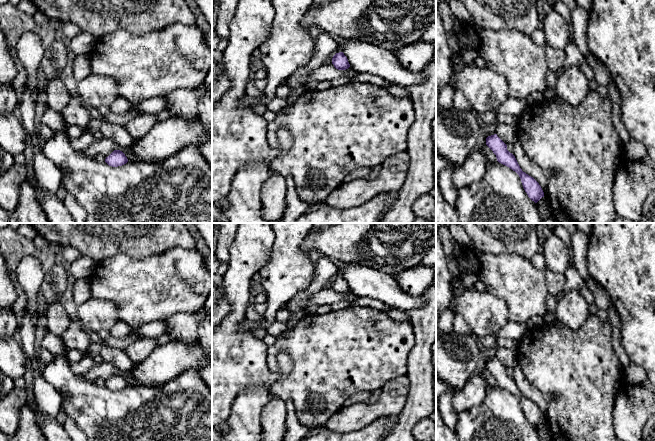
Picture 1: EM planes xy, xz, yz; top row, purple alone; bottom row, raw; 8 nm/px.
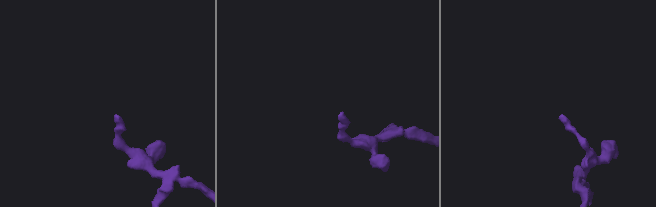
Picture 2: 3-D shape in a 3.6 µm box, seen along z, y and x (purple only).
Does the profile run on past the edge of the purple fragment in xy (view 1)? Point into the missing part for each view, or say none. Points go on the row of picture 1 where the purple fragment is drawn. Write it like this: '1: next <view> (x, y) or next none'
1: next none

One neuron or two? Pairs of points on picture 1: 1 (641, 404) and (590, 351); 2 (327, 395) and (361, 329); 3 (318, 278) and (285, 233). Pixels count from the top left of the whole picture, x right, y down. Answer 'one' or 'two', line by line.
1: two
2: one
3: two

